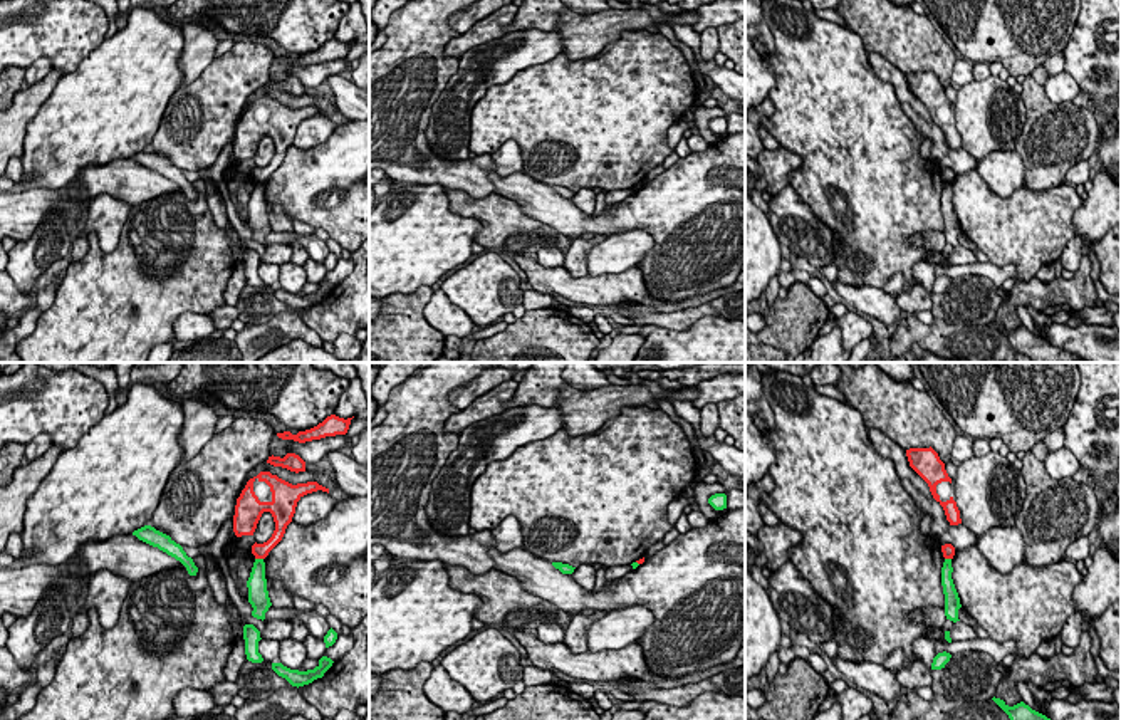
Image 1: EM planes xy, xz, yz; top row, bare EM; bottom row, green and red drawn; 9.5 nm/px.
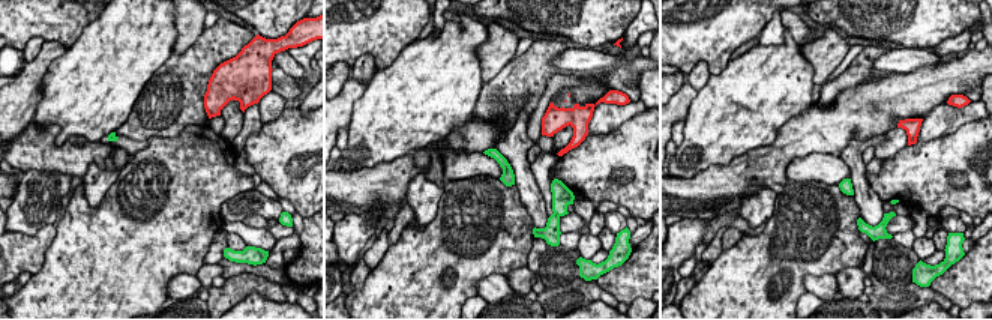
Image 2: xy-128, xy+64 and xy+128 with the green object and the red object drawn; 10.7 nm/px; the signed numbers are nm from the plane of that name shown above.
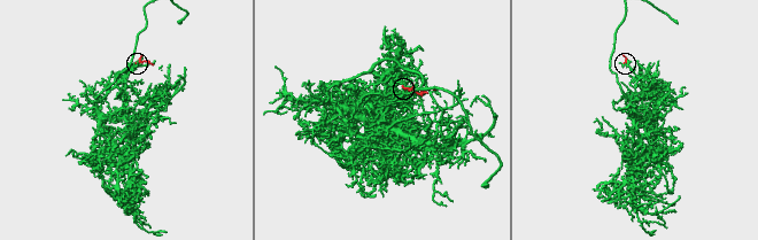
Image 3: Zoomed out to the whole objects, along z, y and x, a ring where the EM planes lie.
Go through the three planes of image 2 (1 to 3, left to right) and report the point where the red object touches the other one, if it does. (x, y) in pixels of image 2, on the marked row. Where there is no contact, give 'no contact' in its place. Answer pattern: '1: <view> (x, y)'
1: no contact
2: no contact
3: no contact

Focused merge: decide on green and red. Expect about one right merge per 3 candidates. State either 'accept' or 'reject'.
reject

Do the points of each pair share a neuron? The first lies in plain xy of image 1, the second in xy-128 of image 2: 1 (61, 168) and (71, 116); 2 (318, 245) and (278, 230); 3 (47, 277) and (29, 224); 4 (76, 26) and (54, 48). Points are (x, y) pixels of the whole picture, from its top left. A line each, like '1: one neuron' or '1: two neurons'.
1: one neuron
2: two neurons
3: two neurons
4: two neurons

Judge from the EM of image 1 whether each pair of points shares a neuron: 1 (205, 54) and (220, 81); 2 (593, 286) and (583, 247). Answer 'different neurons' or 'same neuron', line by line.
1: different neurons
2: different neurons

